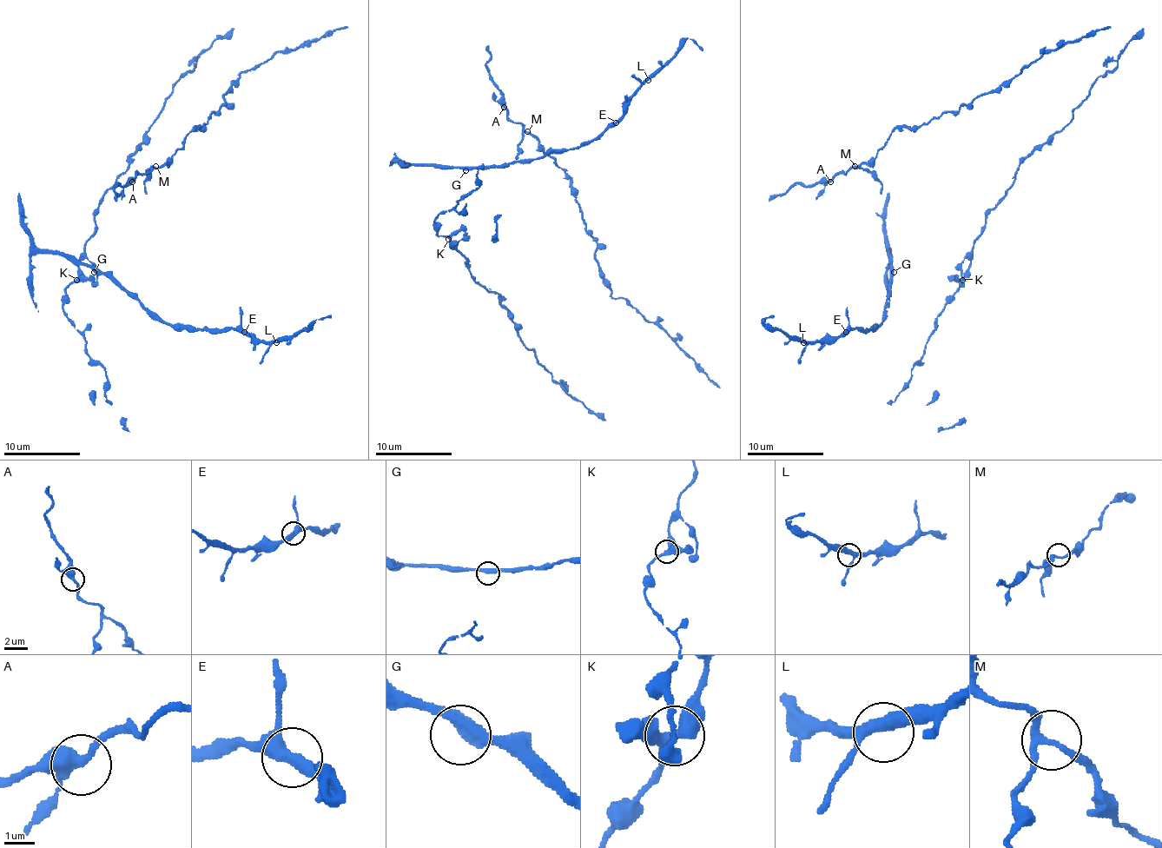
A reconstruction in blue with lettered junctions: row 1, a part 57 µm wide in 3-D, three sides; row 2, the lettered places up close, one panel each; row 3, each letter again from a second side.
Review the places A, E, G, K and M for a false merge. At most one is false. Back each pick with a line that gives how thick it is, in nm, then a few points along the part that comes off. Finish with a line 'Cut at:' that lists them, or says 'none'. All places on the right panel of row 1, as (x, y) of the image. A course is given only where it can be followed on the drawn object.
Cut at: none

